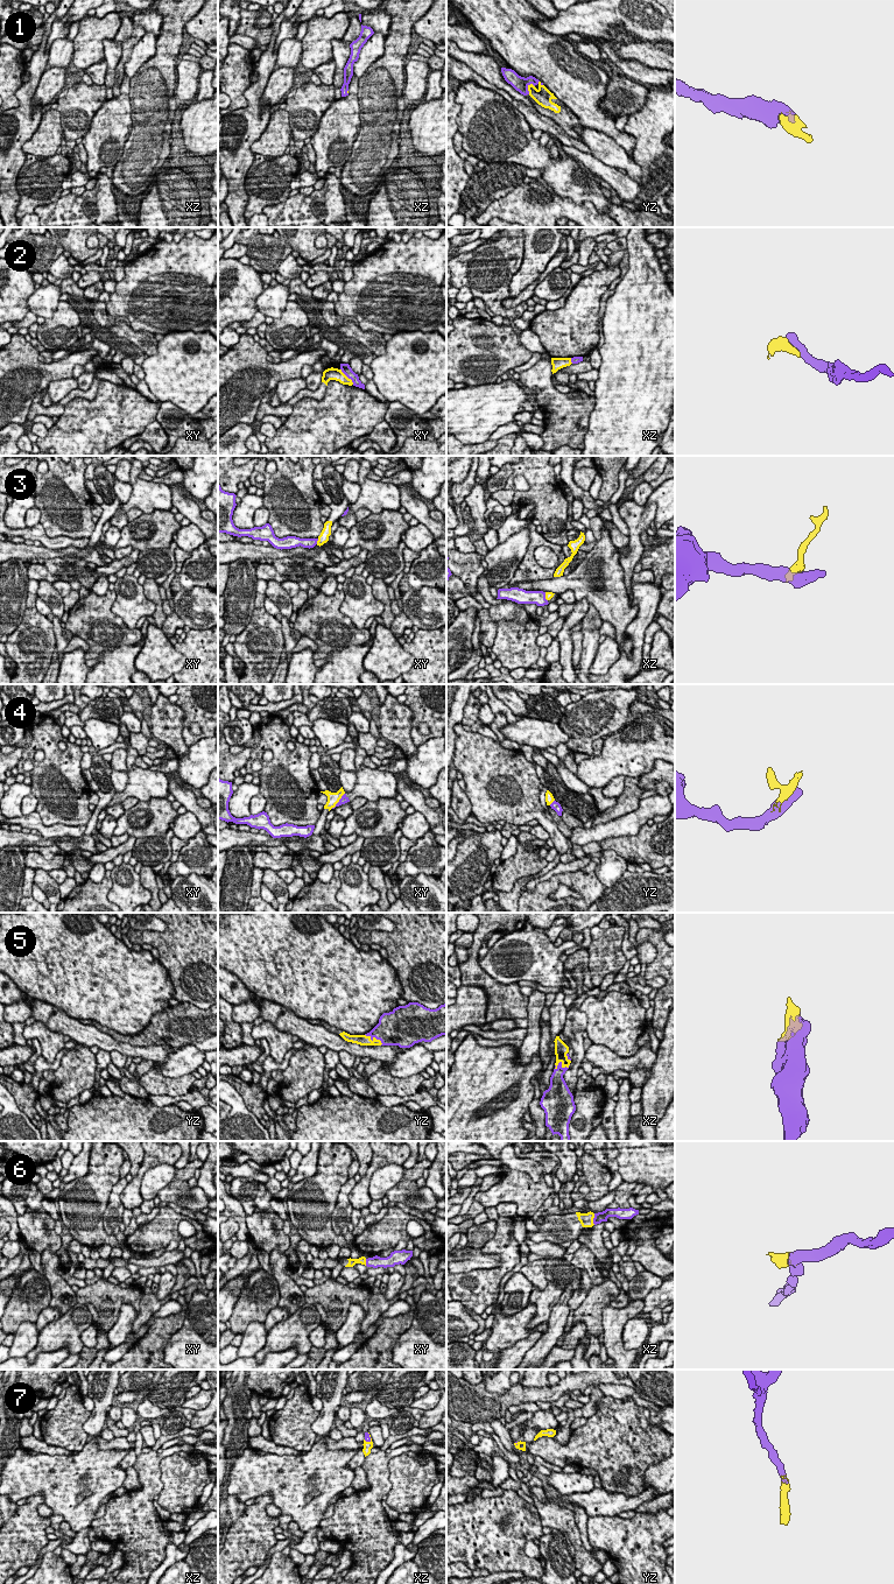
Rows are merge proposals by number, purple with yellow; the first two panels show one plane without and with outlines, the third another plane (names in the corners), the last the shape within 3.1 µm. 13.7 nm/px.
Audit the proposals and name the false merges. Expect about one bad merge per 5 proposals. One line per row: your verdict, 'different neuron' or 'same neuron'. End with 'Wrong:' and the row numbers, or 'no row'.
1: same neuron
2: different neuron
3: different neuron
4: different neuron
5: same neuron
6: same neuron
7: same neuron
Wrong: 2, 3, 4

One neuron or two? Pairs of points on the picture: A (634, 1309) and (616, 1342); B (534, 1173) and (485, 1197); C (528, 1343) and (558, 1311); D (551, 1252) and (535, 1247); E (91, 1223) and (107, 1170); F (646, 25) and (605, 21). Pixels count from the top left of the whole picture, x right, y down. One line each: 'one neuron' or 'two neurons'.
A: one neuron
B: two neurons
C: two neurons
D: one neuron
E: one neuron
F: one neuron

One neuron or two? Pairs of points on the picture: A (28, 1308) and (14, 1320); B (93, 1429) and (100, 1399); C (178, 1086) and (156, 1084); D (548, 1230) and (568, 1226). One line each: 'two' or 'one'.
A: one
B: one
C: one
D: one

